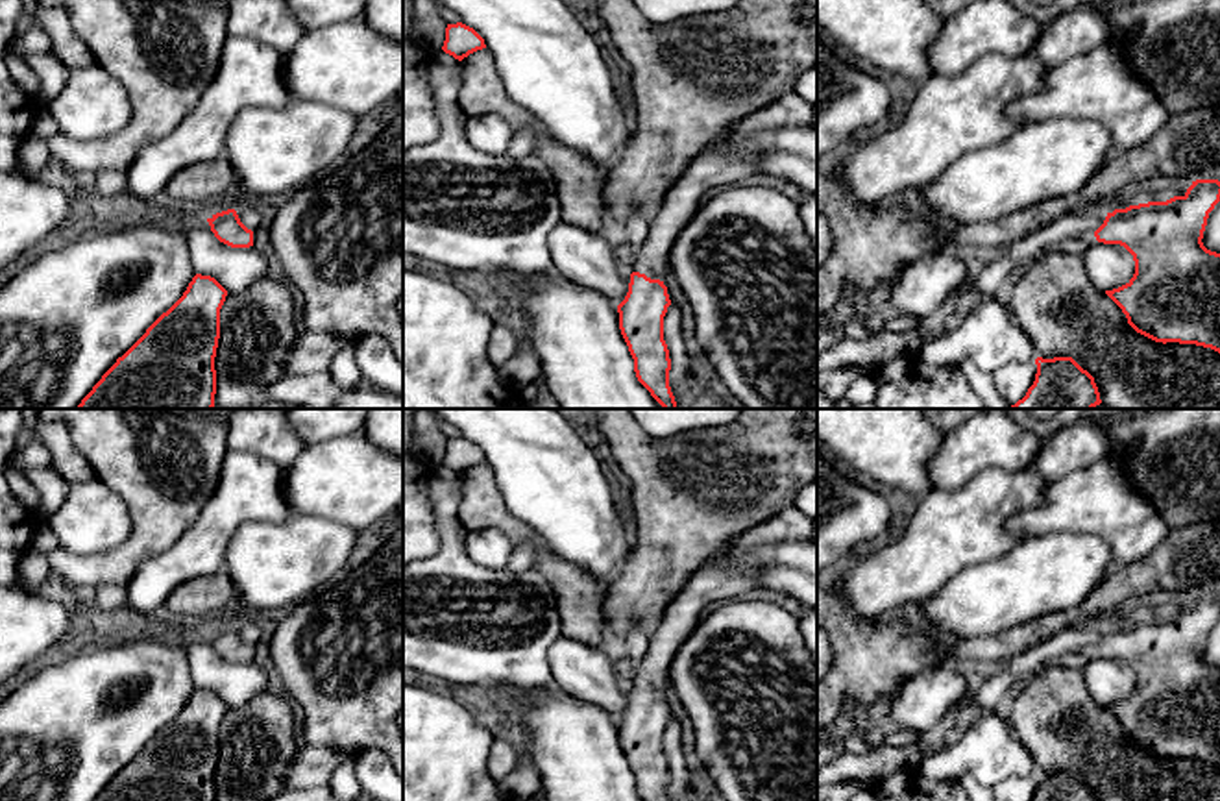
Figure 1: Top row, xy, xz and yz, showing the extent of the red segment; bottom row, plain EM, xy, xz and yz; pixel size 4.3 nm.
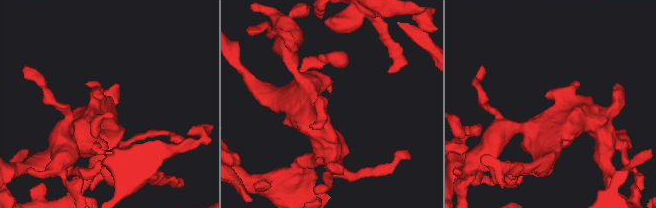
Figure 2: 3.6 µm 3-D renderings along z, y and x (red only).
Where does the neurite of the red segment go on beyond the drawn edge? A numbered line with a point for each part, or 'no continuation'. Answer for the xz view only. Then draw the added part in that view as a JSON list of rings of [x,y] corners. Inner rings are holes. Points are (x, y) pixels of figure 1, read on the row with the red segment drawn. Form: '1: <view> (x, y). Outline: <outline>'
1: xz (712, 169). Outline: [[[739,146],[708,150],[697,155],[649,218],[649,235],[636,263],[636,272],[662,281],[671,270],[669,255],[673,244],[697,213],[704,192],[738,185],[741,179],[760,174],[762,168],[747,161]]]

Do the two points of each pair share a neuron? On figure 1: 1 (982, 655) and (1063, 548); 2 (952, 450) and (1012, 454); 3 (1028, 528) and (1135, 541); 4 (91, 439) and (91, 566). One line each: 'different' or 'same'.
1: different
2: same
3: same
4: same

